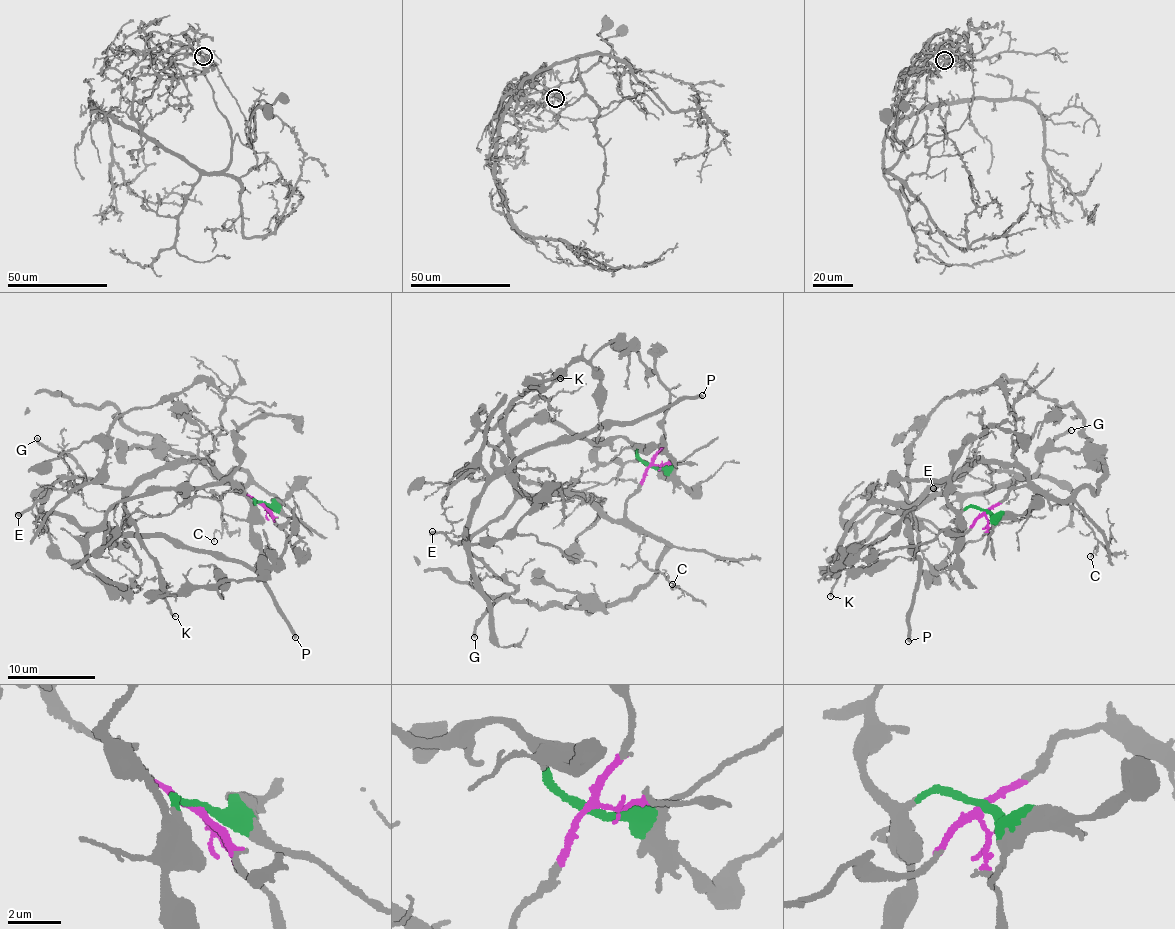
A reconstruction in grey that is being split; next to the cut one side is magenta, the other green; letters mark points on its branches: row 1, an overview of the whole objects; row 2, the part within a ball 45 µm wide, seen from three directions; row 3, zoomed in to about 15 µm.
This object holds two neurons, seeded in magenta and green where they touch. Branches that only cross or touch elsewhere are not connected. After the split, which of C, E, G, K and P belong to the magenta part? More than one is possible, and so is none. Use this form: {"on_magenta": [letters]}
{"on_magenta": ["C", "E", "G", "K"]}

